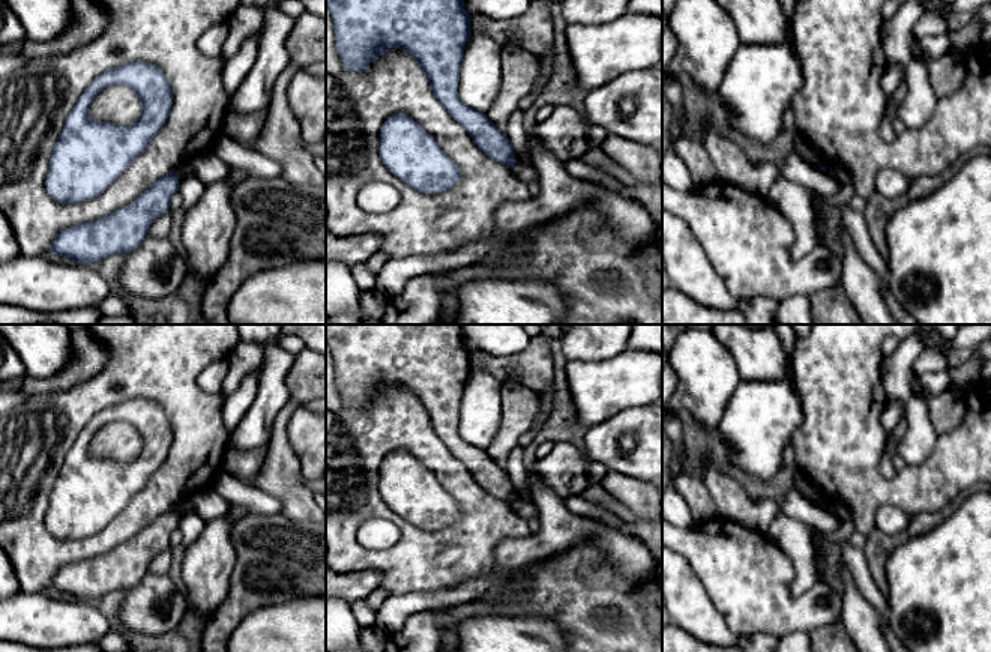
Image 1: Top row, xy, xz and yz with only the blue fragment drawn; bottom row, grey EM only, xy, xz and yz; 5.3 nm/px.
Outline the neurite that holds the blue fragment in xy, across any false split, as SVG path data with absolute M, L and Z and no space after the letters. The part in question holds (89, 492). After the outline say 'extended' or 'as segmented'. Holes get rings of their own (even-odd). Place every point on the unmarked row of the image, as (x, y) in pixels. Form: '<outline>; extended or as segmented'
M131 398L101 410L80 433L66 454L54 482L45 515L48 530L60 539L87 538L102 530L140 491L167 460L173 442L173 428L161 404L146 398ZM110 422L126 422L140 436L140 455L131 463L101 458L90 452L95 434Z; as segmented

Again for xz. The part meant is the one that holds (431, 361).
M326 324L326 343L333 358L336 388L348 407L368 407L369 400L390 385L410 389L423 406L434 433L449 452L467 467L477 485L506 503L515 503L514 484L506 469L502 469L486 451L467 443L458 431L461 398L471 373L470 350L464 346L461 324Z; as segmented

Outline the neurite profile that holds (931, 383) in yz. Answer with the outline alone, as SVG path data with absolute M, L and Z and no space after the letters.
M946 371L928 373L919 379L920 388L926 395L940 394L950 386L950 377Z

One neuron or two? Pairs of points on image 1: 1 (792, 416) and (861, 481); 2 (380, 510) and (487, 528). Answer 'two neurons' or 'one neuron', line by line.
1: two neurons
2: one neuron

